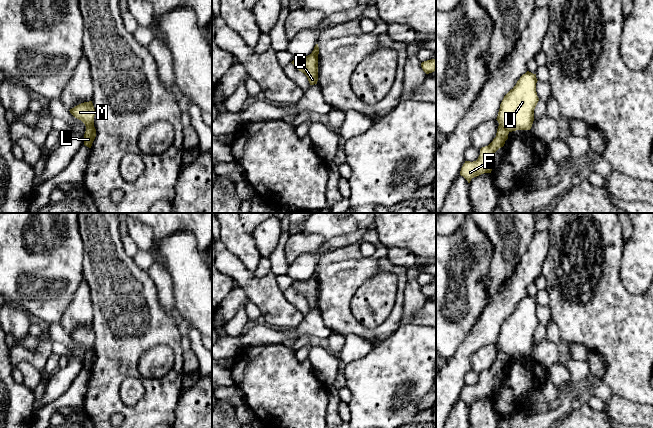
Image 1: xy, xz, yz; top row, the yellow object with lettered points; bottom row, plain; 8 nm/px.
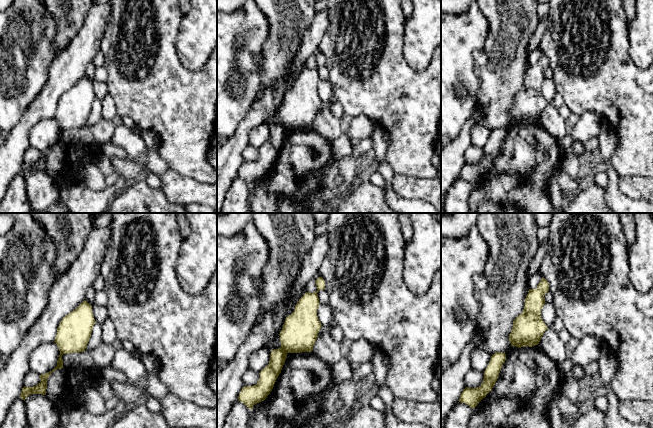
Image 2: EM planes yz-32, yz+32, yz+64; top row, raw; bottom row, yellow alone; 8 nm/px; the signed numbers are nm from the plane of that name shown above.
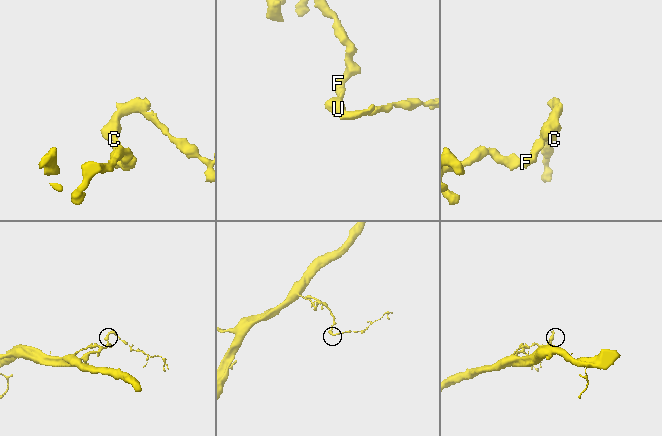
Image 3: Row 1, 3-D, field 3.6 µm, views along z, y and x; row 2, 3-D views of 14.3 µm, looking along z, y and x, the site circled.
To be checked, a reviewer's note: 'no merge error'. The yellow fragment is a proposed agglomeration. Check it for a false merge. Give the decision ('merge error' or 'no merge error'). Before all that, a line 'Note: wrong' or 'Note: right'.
Note: wrong
merge error

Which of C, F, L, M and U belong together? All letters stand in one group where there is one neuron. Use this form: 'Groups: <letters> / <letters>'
Groups: C M U / F L

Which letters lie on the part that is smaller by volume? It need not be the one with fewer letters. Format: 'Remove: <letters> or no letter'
Remove: C, M, U

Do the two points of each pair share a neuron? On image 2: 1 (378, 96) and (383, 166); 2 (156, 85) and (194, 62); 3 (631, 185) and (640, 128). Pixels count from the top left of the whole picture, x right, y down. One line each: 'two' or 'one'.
1: two
2: two
3: two

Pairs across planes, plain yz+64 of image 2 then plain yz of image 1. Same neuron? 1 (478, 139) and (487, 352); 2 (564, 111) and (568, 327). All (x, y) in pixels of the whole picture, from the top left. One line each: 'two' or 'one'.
1: one
2: two

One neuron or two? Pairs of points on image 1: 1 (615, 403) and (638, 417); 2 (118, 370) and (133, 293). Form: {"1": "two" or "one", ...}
{"1": "one", "2": "one"}

